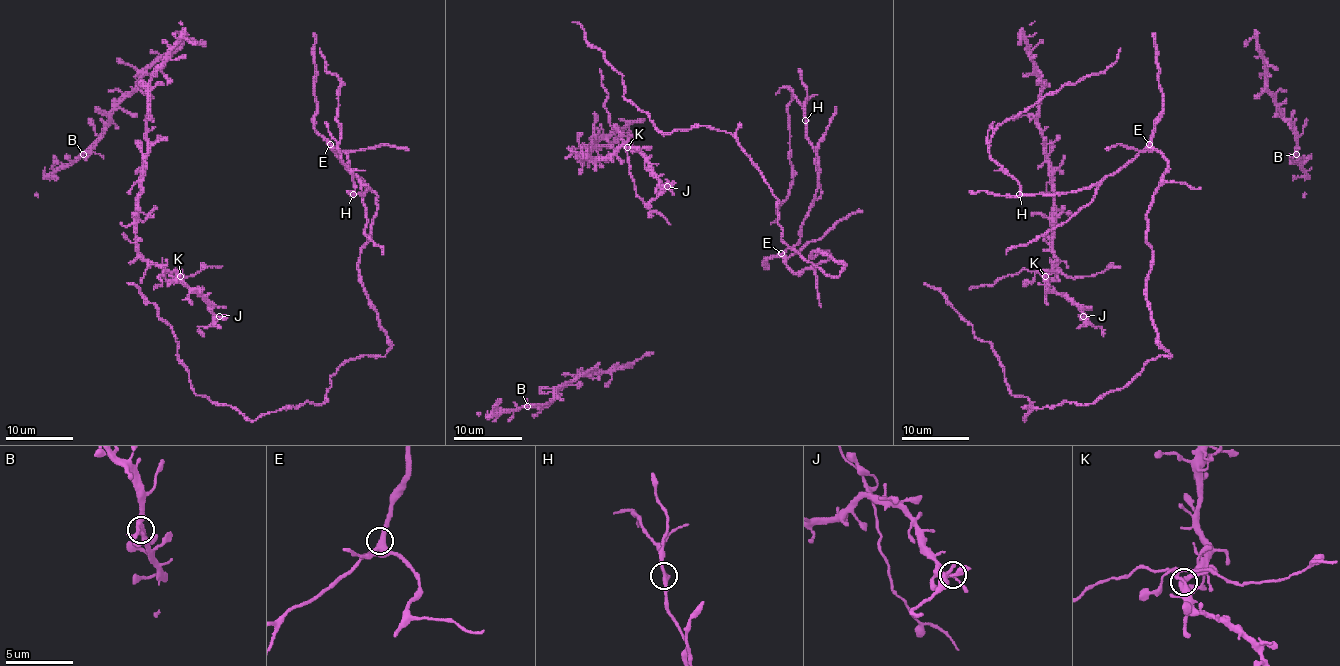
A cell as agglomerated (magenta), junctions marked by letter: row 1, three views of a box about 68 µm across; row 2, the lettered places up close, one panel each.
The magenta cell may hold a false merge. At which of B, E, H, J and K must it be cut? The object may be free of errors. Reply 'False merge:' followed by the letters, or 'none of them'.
False merge: K

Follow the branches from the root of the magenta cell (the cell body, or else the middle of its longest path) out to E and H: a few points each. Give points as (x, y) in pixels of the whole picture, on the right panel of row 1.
E: (1147, 363), (1160, 355), (1170, 357), (1157, 336), (1147, 303), (1152, 259), (1147, 212), (1167, 167), (1149, 144)
H: (1147, 363), (1170, 357), (1147, 303), (1147, 212), (1167, 160), (1145, 149), (1092, 187), (1019, 194)

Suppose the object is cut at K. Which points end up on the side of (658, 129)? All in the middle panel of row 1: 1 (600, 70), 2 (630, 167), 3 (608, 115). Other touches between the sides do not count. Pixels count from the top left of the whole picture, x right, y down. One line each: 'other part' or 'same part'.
1: other part
2: other part
3: other part

